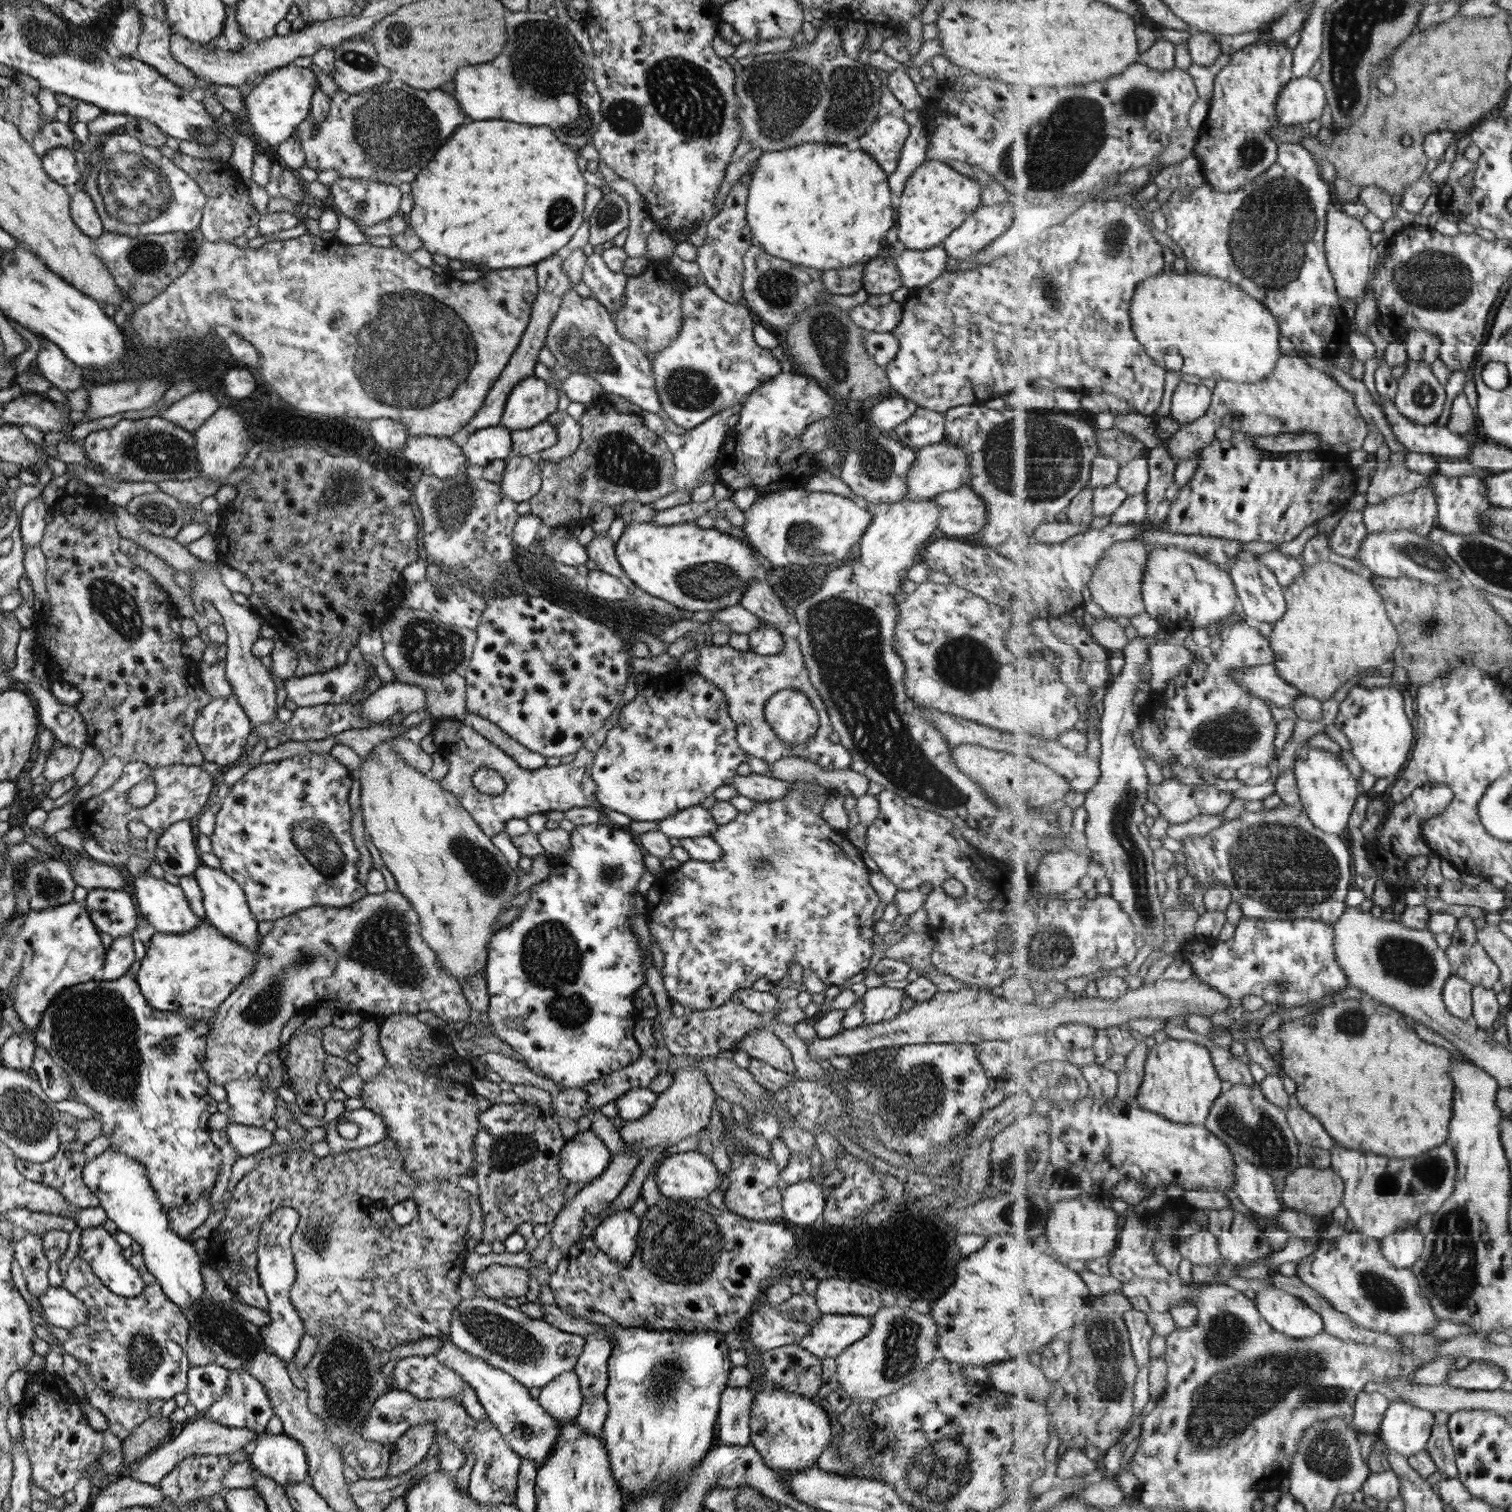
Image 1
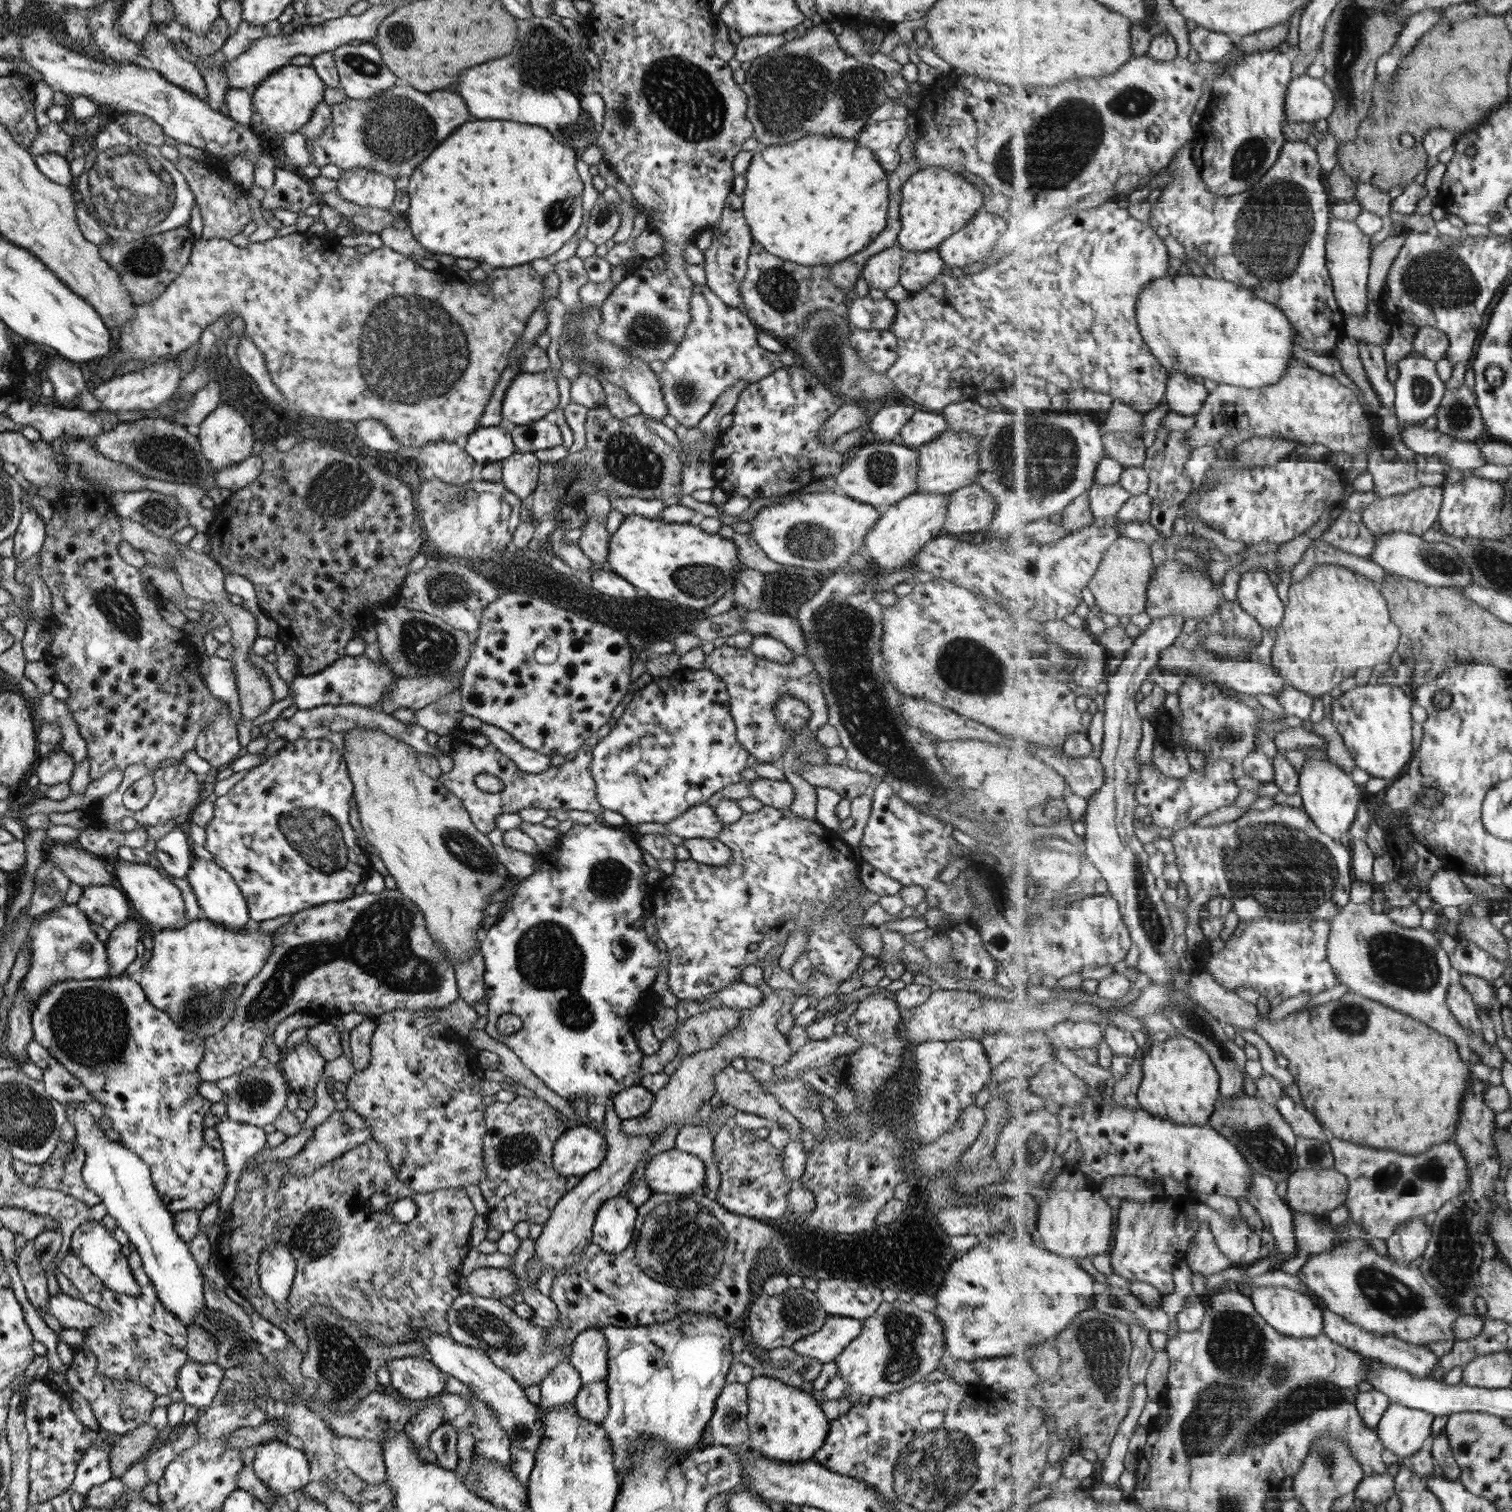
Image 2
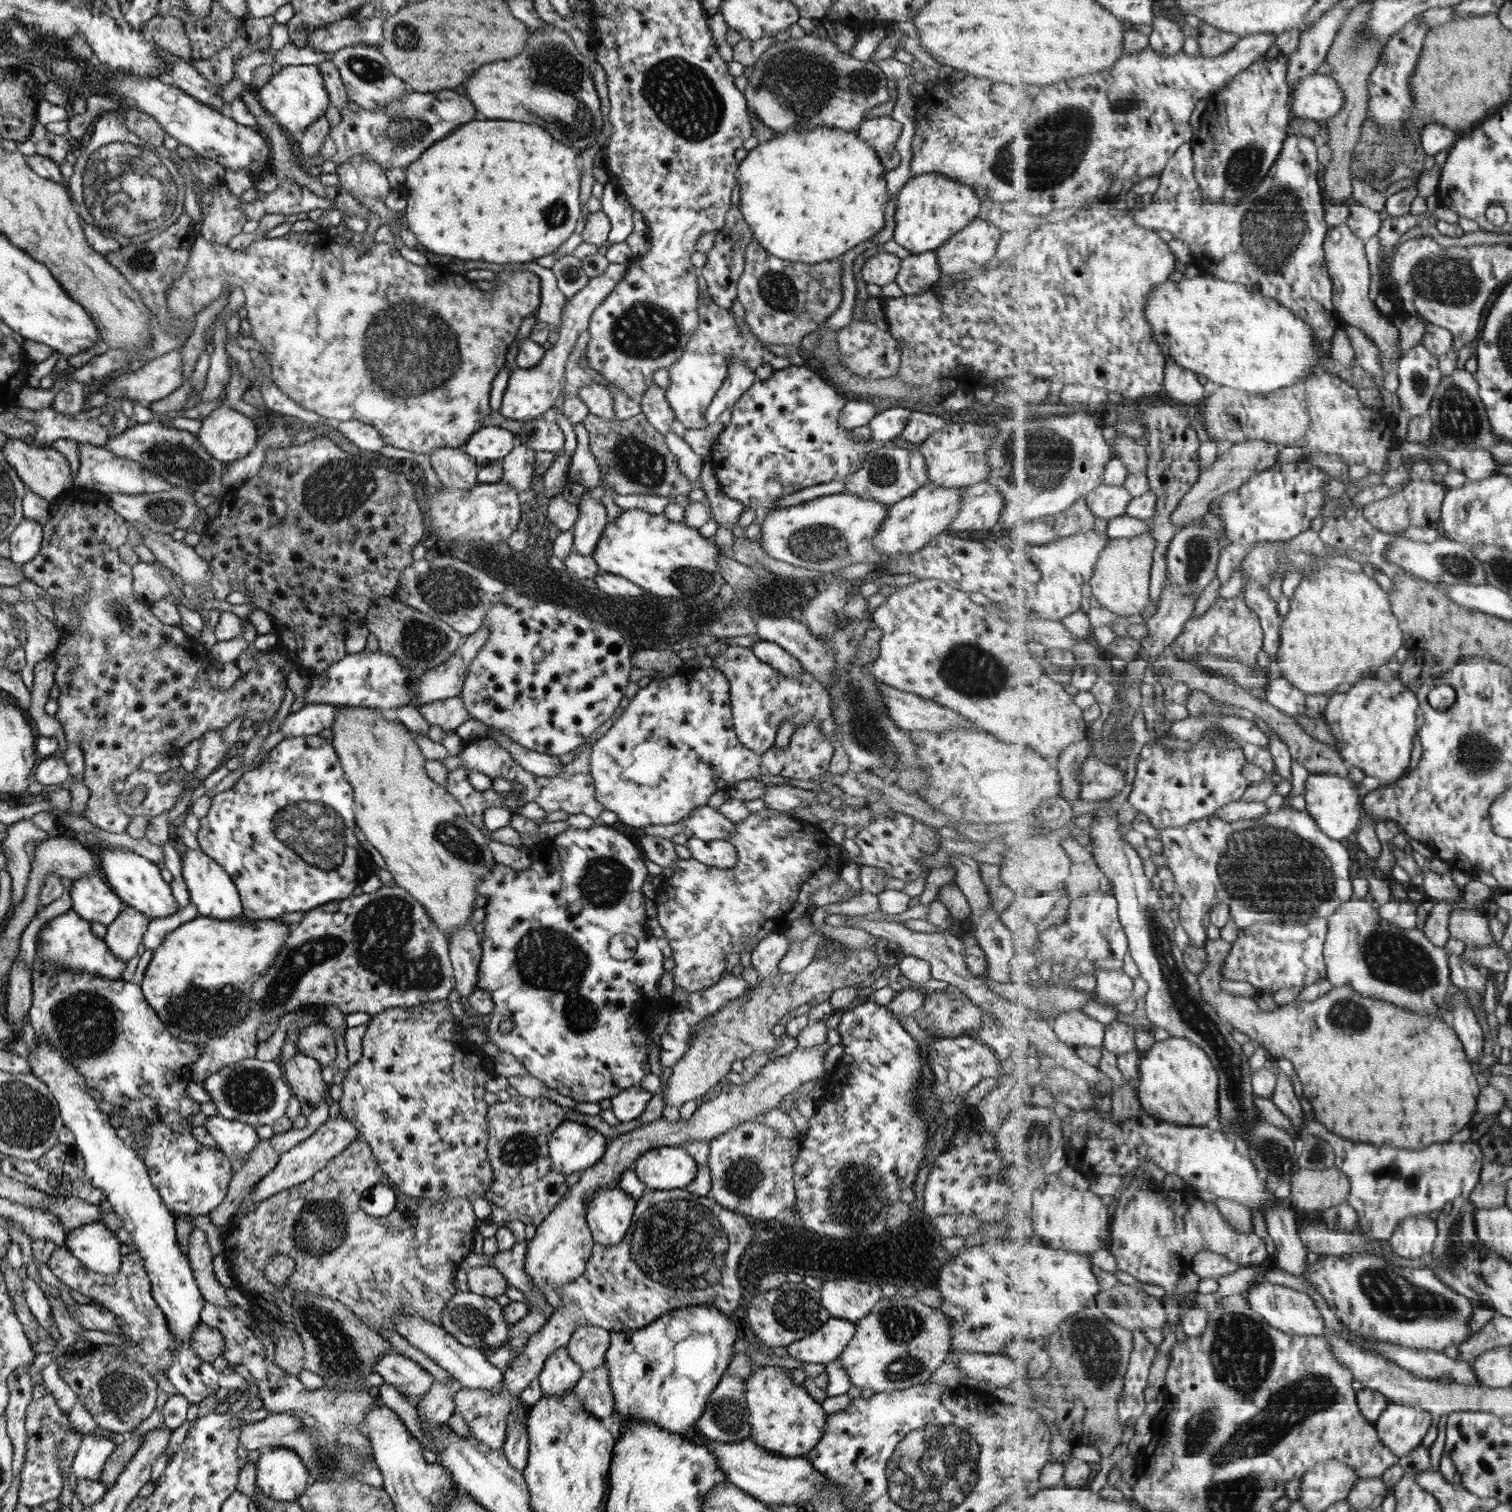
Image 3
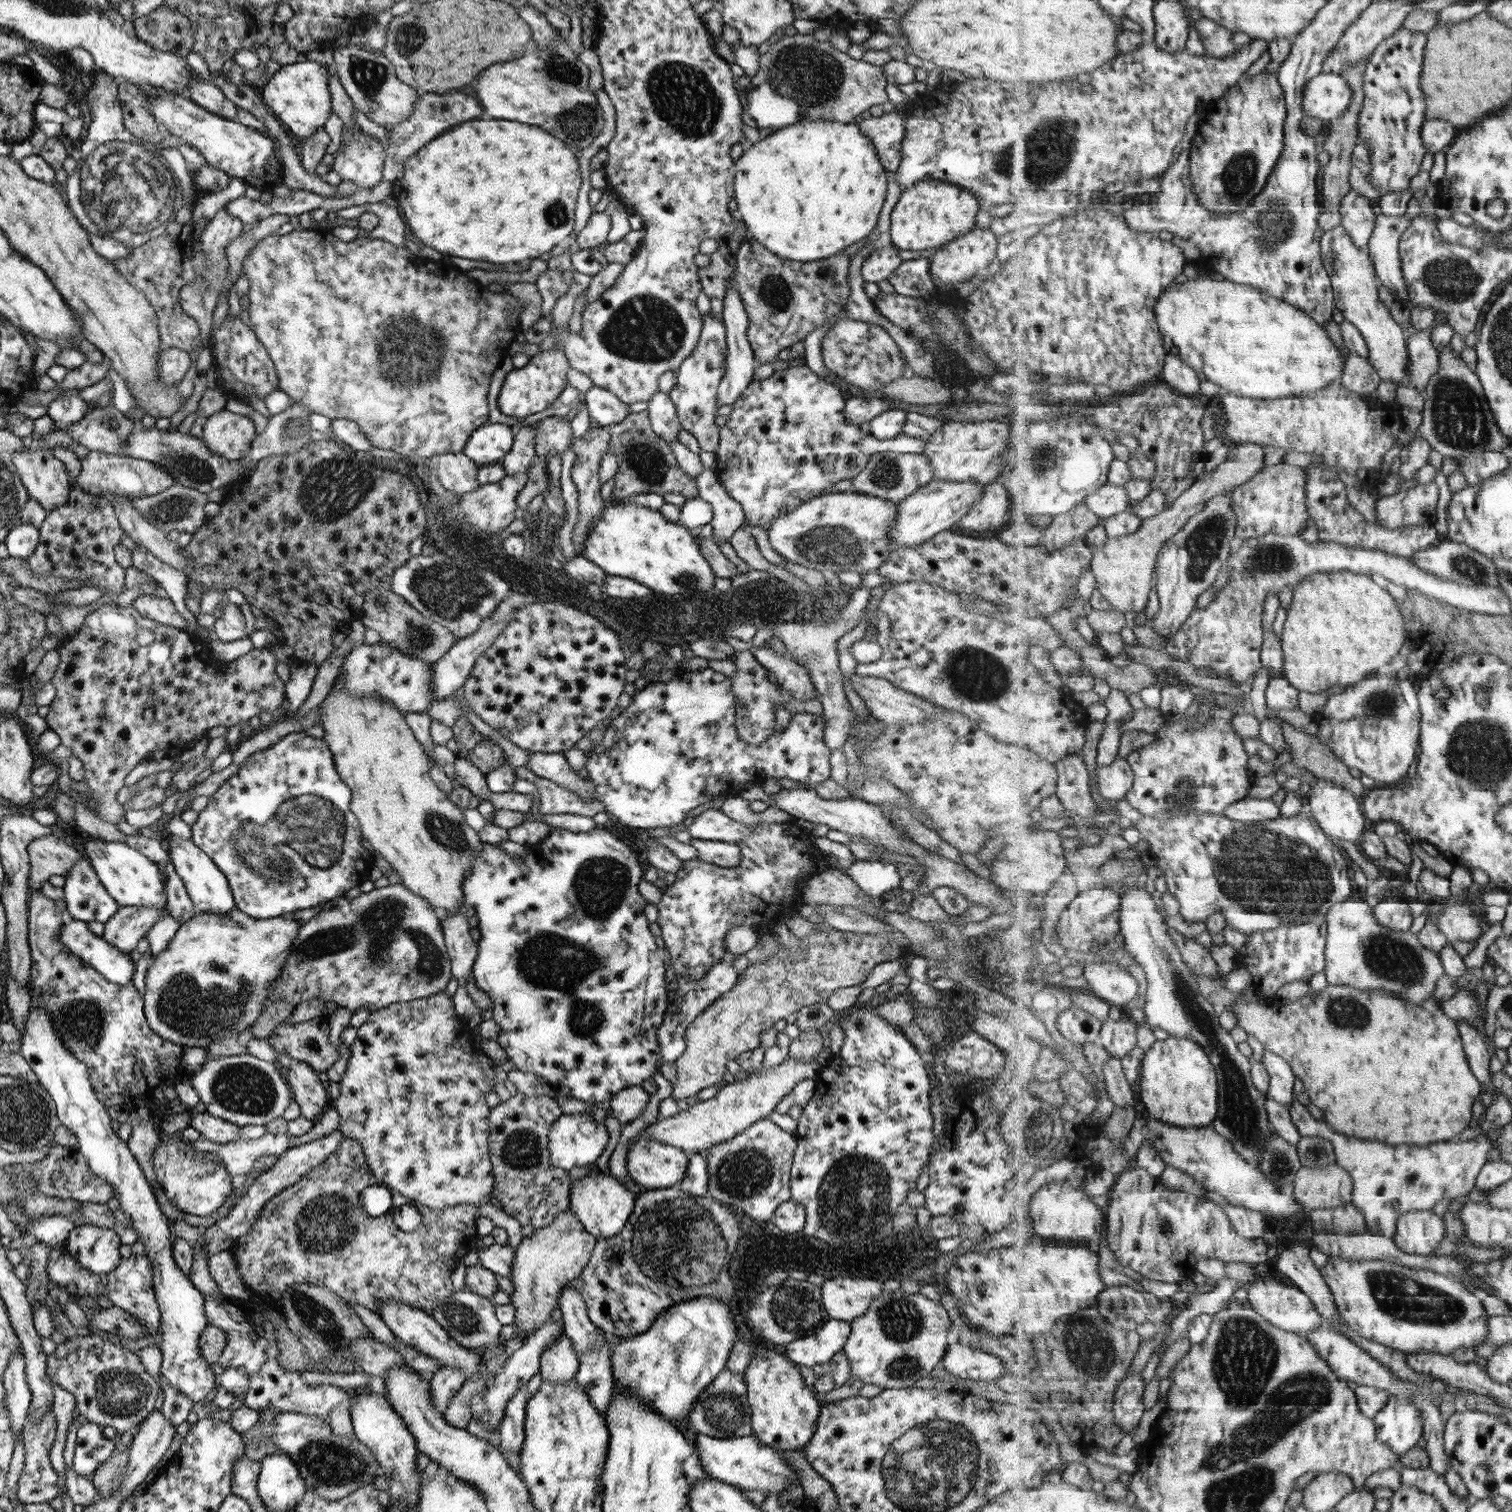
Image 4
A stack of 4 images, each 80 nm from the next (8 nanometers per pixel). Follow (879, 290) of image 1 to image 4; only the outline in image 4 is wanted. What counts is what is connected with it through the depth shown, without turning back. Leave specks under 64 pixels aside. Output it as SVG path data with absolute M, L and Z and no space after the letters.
M885 245L870 253L861 264L861 278L865 282L881 282L891 275L902 262L896 247Z

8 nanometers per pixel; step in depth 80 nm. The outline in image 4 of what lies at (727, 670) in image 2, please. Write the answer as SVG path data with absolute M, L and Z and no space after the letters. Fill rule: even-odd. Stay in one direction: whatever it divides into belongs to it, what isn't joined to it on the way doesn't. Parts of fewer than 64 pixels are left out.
M737 652L727 658L729 662L735 664L737 673L730 678L732 691L735 699L735 714L734 714L734 727L736 728L736 736L751 746L757 746L761 742L765 742L771 734L773 734L775 716L773 711L773 701L779 704L779 708L784 708L792 696L788 690L783 690L777 683L771 683L766 676L765 668L757 663L756 658L749 652ZM788 700L788 701L787 701Z

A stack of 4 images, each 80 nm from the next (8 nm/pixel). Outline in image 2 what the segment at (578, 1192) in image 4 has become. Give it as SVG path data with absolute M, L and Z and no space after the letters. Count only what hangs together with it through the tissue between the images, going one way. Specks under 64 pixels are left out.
M615 1195L601 1203L593 1218L593 1247L608 1253L620 1253L635 1234L636 1208L626 1196Z

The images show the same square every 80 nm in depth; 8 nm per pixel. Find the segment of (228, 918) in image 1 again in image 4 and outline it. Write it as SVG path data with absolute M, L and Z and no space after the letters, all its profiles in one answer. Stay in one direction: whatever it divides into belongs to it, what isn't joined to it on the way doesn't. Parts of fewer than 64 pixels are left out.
M164 835L164 847L168 852L170 863L185 887L192 910L196 913L226 913L234 906L231 891L222 872L213 864L213 861L192 841L177 835Z

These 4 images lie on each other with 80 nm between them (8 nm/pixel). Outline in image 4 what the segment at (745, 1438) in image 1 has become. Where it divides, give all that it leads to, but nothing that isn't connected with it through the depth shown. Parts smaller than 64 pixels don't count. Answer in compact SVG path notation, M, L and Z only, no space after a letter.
M721 1370L711 1382L707 1383L707 1386L703 1387L703 1390L699 1391L695 1402L692 1402L691 1410L686 1416L686 1420L691 1422L692 1431L722 1439L751 1435L752 1428L745 1393L745 1383L741 1374Z

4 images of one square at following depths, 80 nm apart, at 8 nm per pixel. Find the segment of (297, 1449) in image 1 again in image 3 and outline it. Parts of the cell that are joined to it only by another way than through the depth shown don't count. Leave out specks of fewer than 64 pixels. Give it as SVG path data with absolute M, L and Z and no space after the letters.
M281 1447L262 1449L256 1466L256 1487L269 1498L291 1502L306 1489L308 1472L292 1450Z

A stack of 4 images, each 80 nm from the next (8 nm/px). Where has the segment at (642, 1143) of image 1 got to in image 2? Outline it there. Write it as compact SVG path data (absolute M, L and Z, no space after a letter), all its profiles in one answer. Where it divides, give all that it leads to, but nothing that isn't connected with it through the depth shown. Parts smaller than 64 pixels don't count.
M813 970L806 981L797 982L799 983L797 990L773 989L773 992L769 994L763 992L759 1004L751 1008L738 1009L736 1027L723 1033L710 1049L695 1051L684 1056L683 1060L678 1063L678 1067L673 1070L672 1074L669 1074L667 1084L654 1095L649 1110L637 1118L619 1121L620 1131L627 1136L645 1135L649 1137L649 1140L655 1141L669 1124L677 1124L679 1127L683 1124L693 1126L692 1120L696 1119L695 1113L704 1102L709 1102L713 1095L715 1090L713 1077L726 1066L730 1066L733 1058L741 1056L745 1060L759 1059L768 1062L773 1068L787 1062L792 1051L785 1037L775 1029L775 1024L783 1014L790 1010L792 1003L801 994L801 986L806 988L805 995L809 1000L820 1001L828 994L833 994L842 981Z

